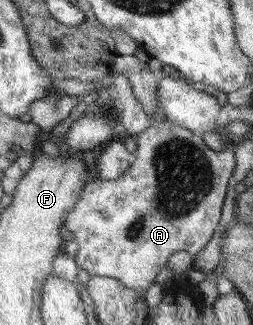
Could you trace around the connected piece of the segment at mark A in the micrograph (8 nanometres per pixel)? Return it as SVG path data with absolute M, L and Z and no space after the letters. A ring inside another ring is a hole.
M117 55L114 71L129 78L132 93L144 112L153 117L155 122L134 136L137 140L137 152L131 167L116 180L95 179L83 187L75 208L66 215L64 225L73 232L74 241L79 245L79 253L74 260L80 268L86 270L90 276L120 280L120 283L137 289L140 296L143 296L146 288L152 285L155 276L174 253L187 252L196 259L205 249L221 222L221 207L229 178L234 175L237 158L233 142L225 150L214 152L195 132L177 126L170 119L161 122L166 117L162 116L161 109L157 109L159 75L152 72L146 62L135 55Z

